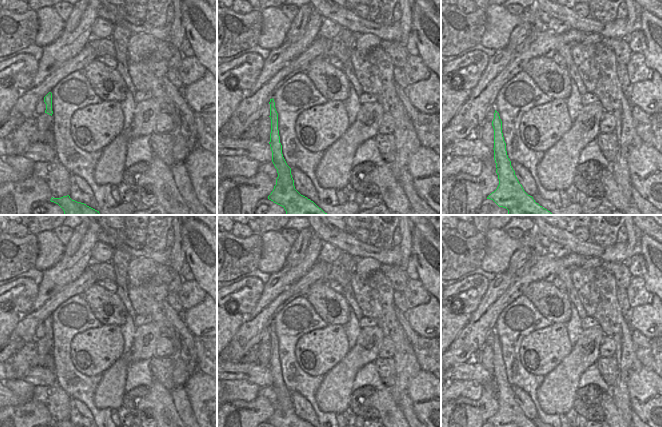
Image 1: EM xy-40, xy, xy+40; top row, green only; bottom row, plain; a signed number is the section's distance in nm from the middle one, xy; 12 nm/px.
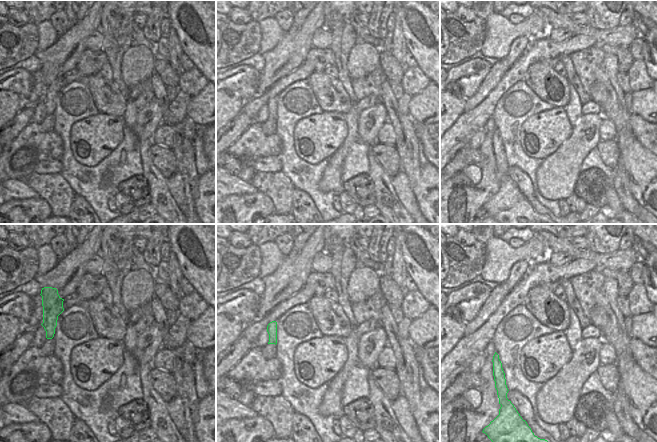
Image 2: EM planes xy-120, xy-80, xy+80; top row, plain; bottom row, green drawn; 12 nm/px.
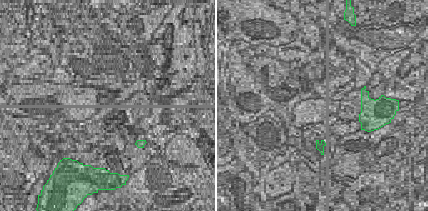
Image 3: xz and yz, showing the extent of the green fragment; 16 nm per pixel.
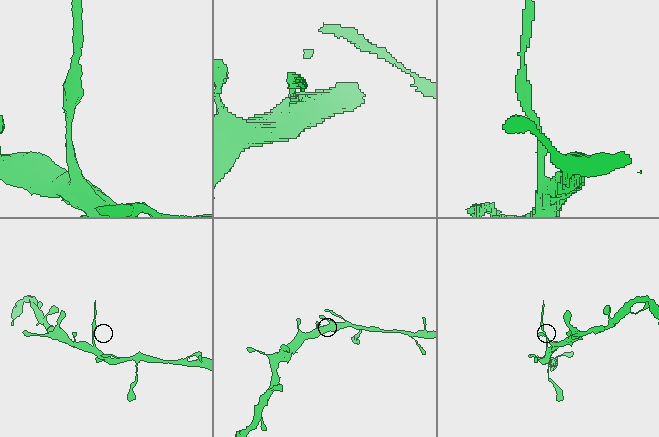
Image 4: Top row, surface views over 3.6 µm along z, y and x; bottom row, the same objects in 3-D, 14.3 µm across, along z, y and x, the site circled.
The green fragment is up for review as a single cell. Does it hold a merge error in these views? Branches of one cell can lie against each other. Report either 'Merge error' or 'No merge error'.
Merge error

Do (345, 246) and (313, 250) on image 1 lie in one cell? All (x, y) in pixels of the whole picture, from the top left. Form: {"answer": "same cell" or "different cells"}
{"answer": "different cells"}

